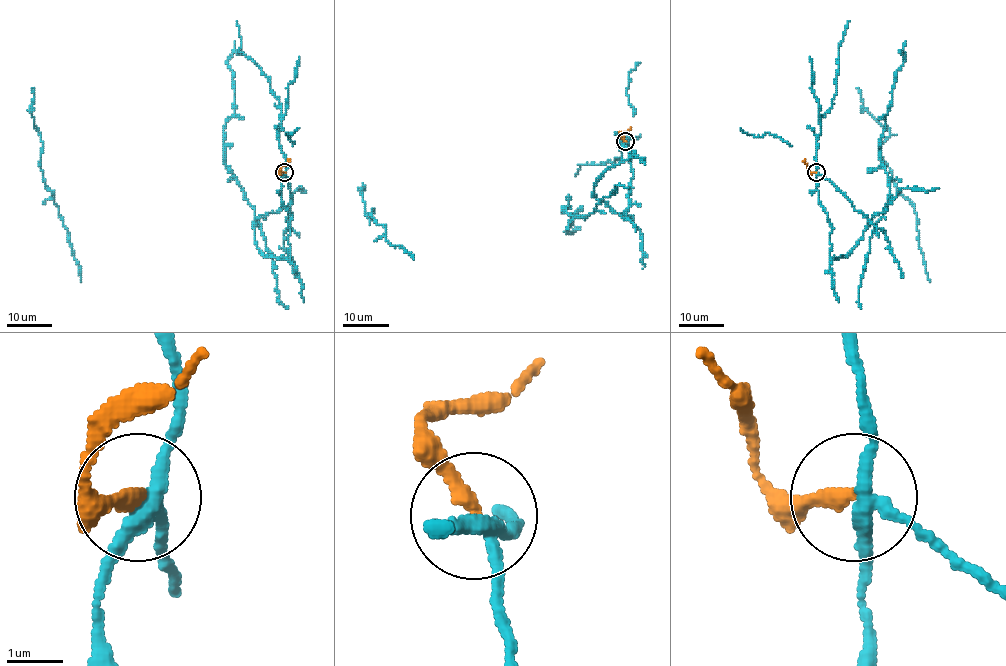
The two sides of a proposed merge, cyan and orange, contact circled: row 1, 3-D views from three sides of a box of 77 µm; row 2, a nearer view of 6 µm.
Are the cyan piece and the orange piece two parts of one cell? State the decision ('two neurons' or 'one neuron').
one neuron

